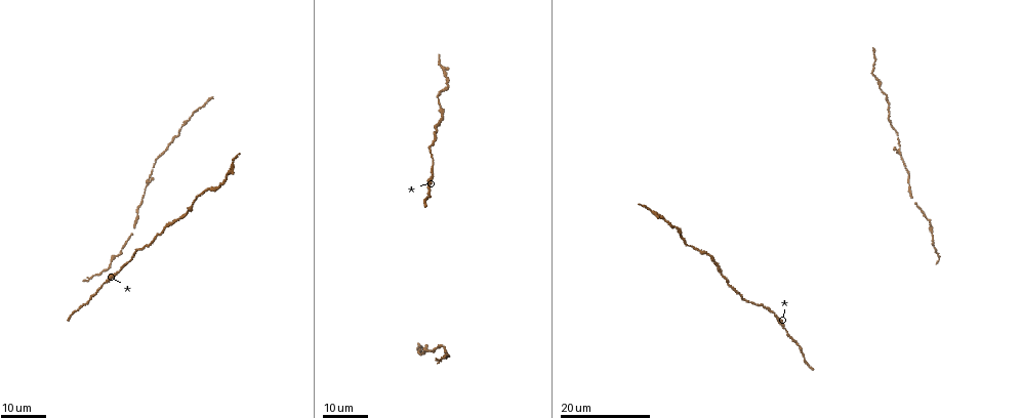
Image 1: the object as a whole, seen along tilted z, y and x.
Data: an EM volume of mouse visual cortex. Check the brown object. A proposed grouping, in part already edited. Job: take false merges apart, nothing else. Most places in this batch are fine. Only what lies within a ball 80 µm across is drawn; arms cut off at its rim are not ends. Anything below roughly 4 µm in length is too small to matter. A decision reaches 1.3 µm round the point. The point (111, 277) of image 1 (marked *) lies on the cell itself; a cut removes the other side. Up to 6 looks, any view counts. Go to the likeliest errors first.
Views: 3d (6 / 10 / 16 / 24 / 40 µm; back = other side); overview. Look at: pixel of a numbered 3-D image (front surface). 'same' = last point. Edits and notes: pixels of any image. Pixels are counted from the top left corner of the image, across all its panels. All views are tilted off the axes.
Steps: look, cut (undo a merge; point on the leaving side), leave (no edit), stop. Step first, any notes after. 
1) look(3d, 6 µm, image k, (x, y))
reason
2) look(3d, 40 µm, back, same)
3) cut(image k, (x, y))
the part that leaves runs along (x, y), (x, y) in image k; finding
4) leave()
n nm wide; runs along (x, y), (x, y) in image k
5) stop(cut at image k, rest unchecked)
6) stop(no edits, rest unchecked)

look(3d, 16 µm, image 1, (228, 172))
two arms in line, one across

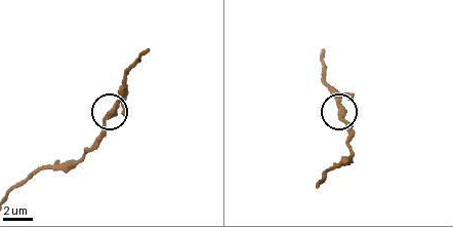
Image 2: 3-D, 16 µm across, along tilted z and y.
look(3d, 6 µm, image 2, (341, 111))

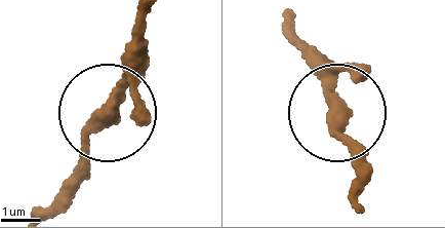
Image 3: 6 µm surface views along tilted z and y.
leave()
270 nm wide; runs along (45, 211), (82, 167), (144, 56), (146, 34) in image 3; one cell here

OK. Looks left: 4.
look(3d, 24 µm, image 1, (684, 244))

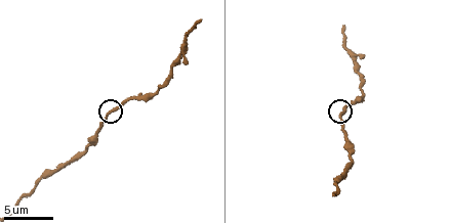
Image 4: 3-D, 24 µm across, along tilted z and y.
look(3d, 6 µm, image 4, (341, 116))

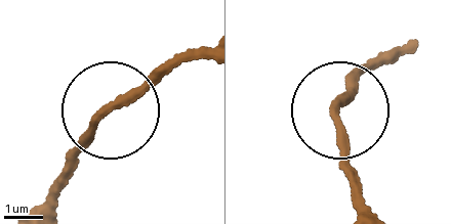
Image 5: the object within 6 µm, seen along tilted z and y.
leave()
runs along (49, 206), (79, 142), (200, 52) in image 5; one cell here

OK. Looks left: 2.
stop(no edits, rest unchecked)

